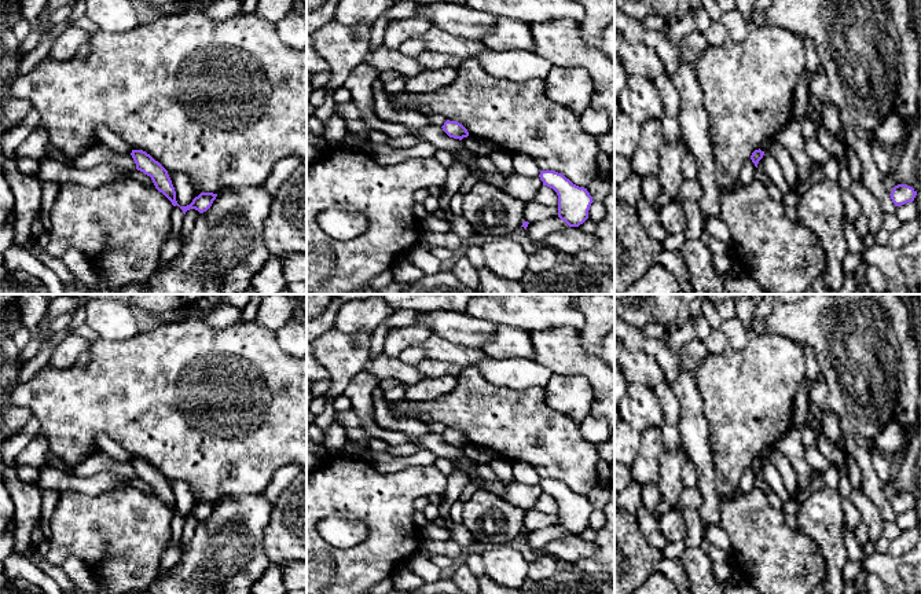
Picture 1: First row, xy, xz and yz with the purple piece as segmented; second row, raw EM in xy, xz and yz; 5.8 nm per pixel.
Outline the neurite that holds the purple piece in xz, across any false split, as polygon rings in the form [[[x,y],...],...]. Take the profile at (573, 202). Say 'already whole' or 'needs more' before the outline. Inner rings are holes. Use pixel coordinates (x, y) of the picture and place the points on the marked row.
already whole; [[[540,170],[543,186],[553,188],[558,195],[558,217],[569,227],[579,227],[588,219],[592,197],[584,187],[573,184],[562,173]]]

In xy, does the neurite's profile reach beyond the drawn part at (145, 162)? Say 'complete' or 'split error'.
complete

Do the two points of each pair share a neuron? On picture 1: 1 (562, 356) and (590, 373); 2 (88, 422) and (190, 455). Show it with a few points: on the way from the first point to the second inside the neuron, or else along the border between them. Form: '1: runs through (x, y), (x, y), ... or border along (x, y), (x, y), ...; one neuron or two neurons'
1: runs through (569, 358), (583, 366); one neuron
2: runs through (113, 422), (158, 424), (165, 431); one neuron

